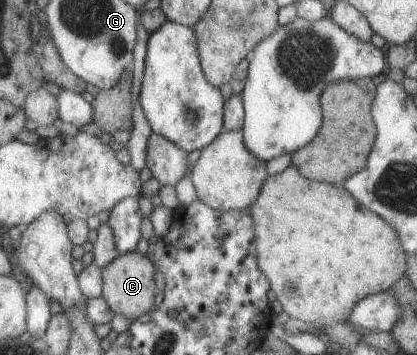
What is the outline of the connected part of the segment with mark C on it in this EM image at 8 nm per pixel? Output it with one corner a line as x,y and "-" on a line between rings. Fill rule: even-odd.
131,251
119,255
102,268
104,278
104,299
115,314
120,314
128,319
137,320
151,312
153,295
155,295
155,283
153,283
154,265
148,254

